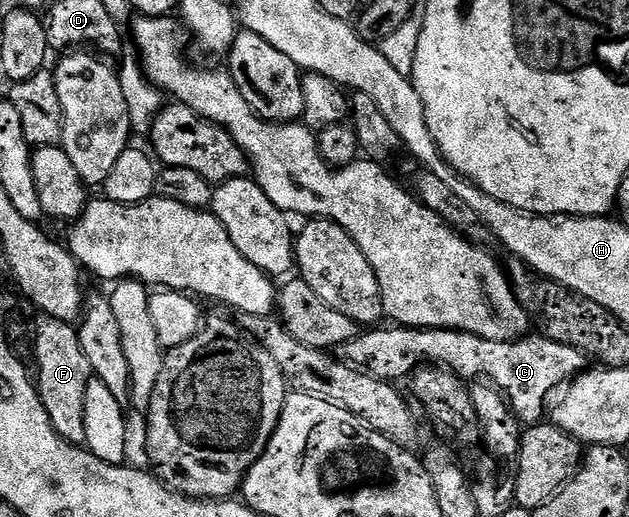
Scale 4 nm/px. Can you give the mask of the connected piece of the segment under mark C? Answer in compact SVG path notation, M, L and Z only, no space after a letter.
M392 325L391 330L379 330L380 328L371 328L366 332L361 332L353 340L349 340L341 348L341 358L342 361L346 362L349 366L354 366L357 370L364 370L369 376L374 378L379 378L383 382L390 382L392 384L398 383L398 378L406 379L408 375L412 373L416 368L424 365L430 364L433 366L442 366L446 369L451 370L454 374L459 375L460 378L464 380L472 380L471 378L479 378L484 374L486 381L490 385L494 386L500 394L503 395L507 400L508 406L511 407L511 413L519 419L520 423L523 424L539 424L544 421L545 411L548 409L549 401L547 402L547 397L550 396L551 390L558 391L560 388L566 387L570 383L572 378L576 378L578 374L583 373L584 370L588 369L589 359L586 354L582 354L577 348L569 348L565 344L557 344L553 340L549 340L546 336L538 336L539 338L531 338L532 336L523 336L518 340L513 342L498 342L497 340L485 340L481 336L476 334L470 334L464 330L421 330L413 326L396 326Z

